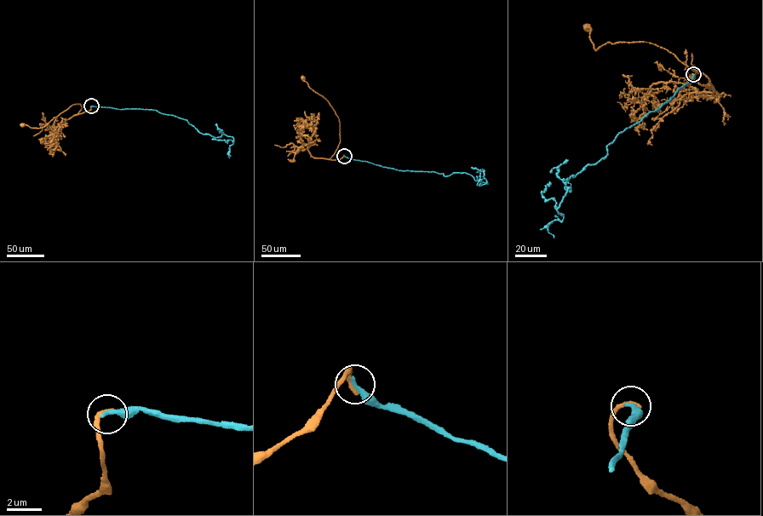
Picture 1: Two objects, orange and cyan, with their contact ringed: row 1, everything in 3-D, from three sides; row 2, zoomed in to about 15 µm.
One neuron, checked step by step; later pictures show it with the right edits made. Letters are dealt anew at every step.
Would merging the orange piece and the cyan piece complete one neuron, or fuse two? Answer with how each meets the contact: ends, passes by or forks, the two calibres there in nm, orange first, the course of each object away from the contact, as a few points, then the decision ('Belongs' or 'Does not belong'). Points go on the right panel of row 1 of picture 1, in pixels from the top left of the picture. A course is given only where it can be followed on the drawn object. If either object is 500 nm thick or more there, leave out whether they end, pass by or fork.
At the ring orange ends. At the ring cyan ends. Thickness 280 nm (orange) against 340 nm. Course of orange: (693, 74), (694, 81), (709, 86), (704, 75), (652, 43), (607, 42), (595, 50), (591, 31), (587, 28). Course of cyan: (693, 74), (617, 134), (605, 156), (570, 176), (565, 187), (570, 191), (555, 209), (542, 193), (550, 183). Does not belong

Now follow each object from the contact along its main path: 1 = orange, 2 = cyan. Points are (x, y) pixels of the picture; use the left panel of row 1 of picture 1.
1: (91, 106), (89, 111), (79, 113), (82, 107), (79, 104), (73, 105), (43, 127), (22, 125)
2: (91, 106), (157, 110), (186, 120), (203, 134), (215, 137), (225, 134), (232, 136), (233, 140), (212, 139)

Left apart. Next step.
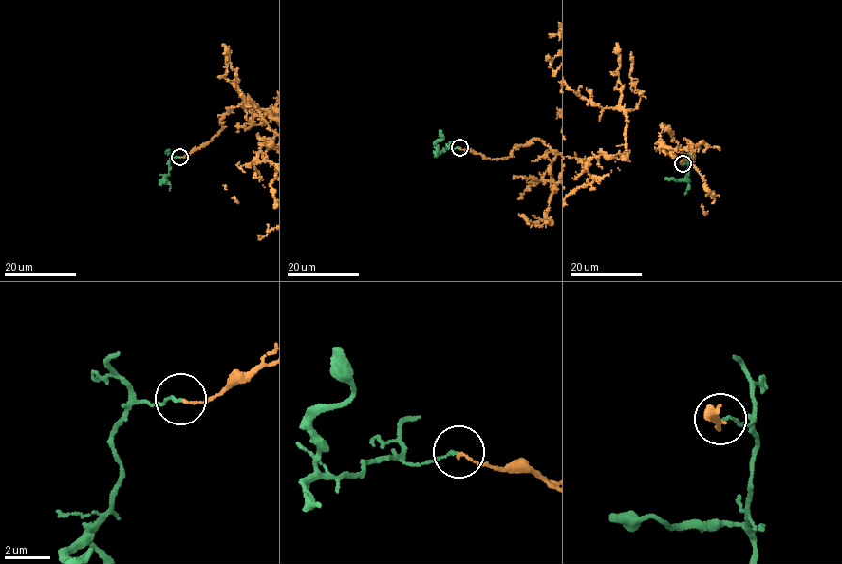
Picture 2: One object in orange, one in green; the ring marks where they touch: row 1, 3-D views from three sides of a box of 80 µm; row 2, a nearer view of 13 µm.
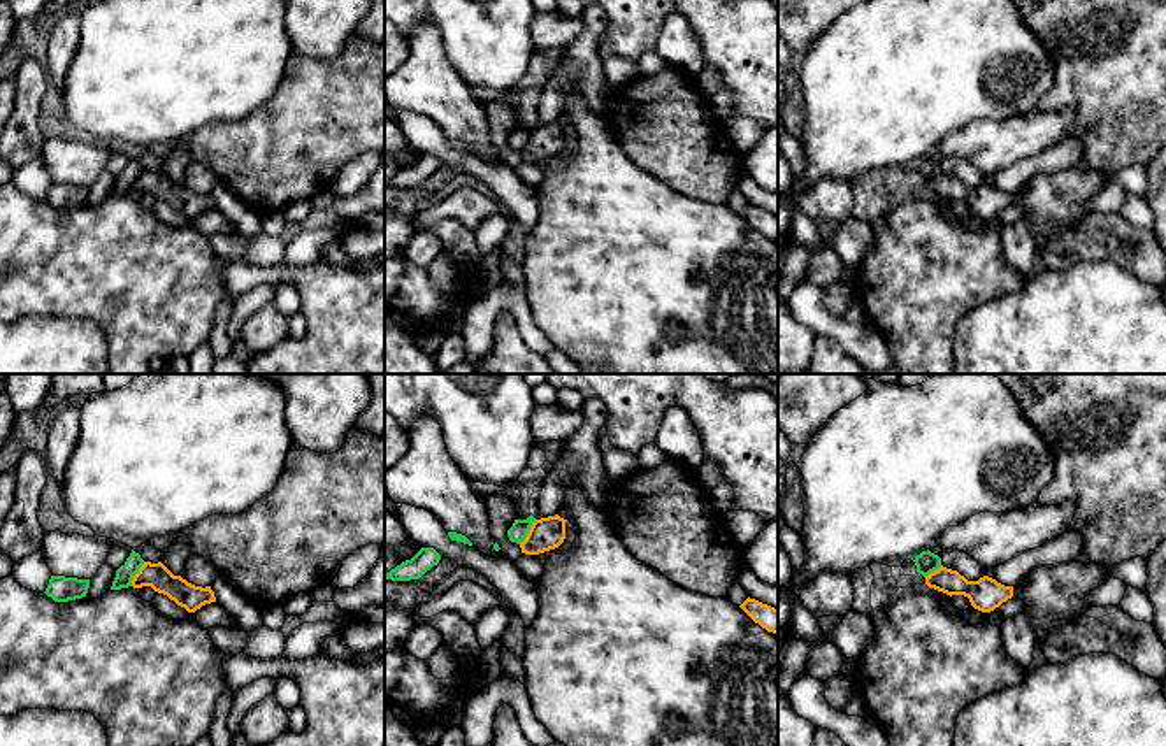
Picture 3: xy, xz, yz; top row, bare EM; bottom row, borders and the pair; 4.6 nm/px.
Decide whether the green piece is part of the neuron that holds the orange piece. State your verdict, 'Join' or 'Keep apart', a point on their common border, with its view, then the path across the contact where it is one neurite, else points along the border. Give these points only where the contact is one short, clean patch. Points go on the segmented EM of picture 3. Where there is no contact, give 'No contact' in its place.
Keep apart. Touches orange at xz (529, 532). Boundary: xz (536, 520), (527, 536), (518, 543)

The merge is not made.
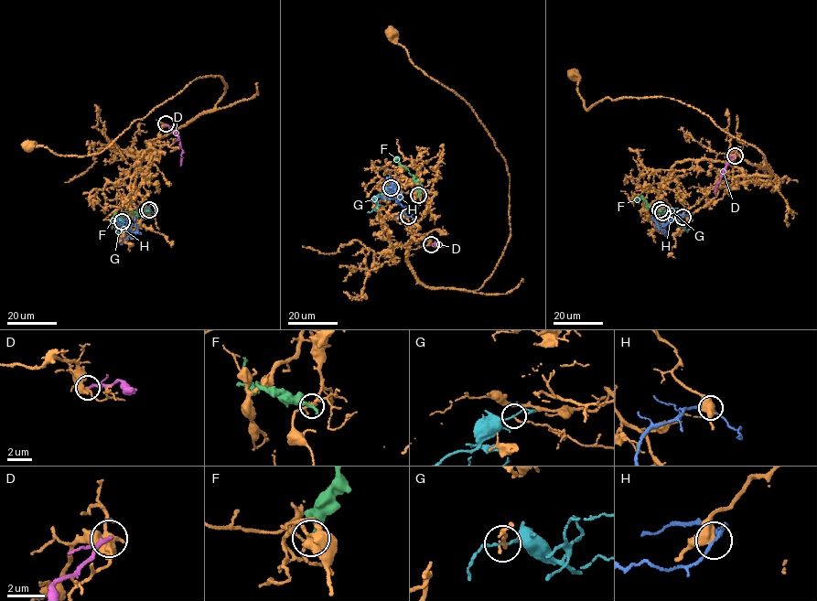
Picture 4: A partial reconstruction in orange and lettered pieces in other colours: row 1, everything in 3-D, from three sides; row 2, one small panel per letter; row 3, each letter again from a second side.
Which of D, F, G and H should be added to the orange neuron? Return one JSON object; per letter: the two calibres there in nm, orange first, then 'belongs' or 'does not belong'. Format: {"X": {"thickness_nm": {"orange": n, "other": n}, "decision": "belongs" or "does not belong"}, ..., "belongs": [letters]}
{"D": {"thickness_nm": {"orange": 400, "other": 220}, "decision": "does not belong"}, "F": {"thickness_nm": {"orange": 130, "other": 360}, "decision": "does not belong"}, "G": {"thickness_nm": {"orange": 150, "other": 110}, "decision": "belongs"}, "H": {"thickness_nm": {"orange": 500, "other": 190}, "decision": "does not belong"}, "belongs": ["G"]}

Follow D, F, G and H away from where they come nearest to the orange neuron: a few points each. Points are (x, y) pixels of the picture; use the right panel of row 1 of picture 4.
D: (735, 155), (727, 161), (715, 195)
F: (660, 209), (647, 206), (641, 196), (638, 198), (639, 203)
G: (662, 212), (674, 218), (687, 231), (689, 229)
H: (682, 217), (675, 214), (671, 221), (659, 227), (652, 218), (656, 209), (653, 206)

